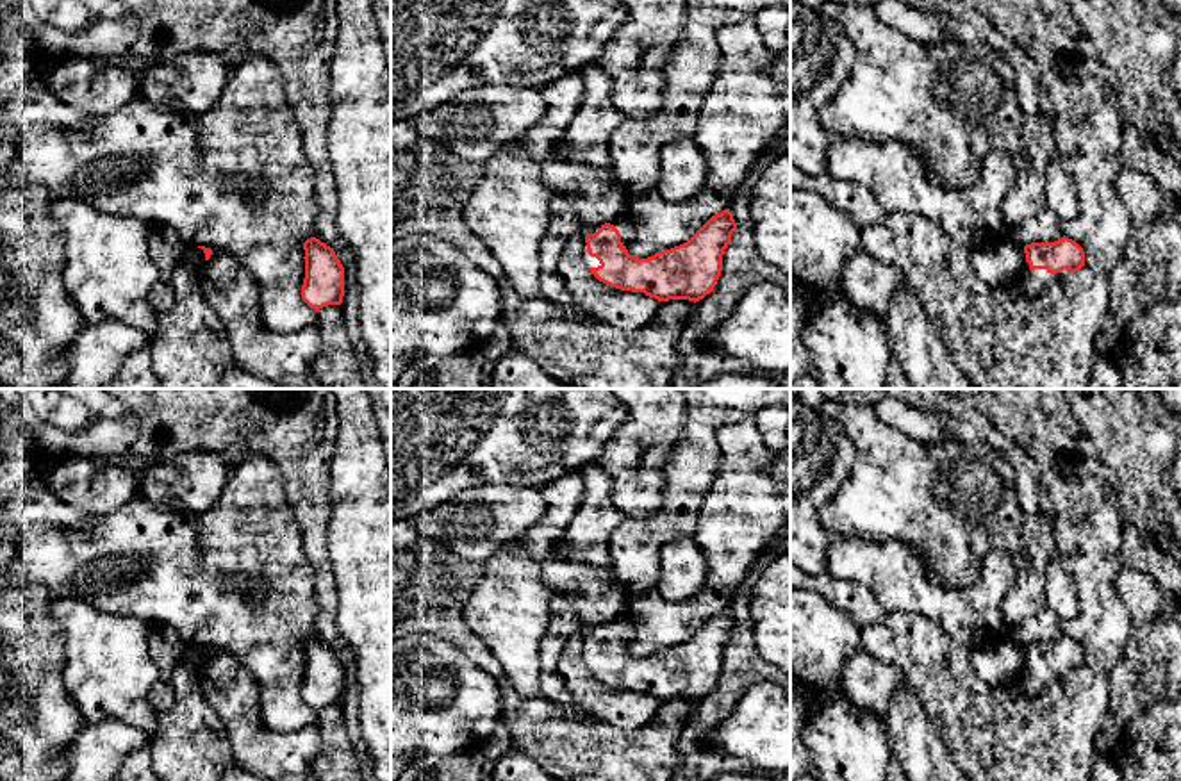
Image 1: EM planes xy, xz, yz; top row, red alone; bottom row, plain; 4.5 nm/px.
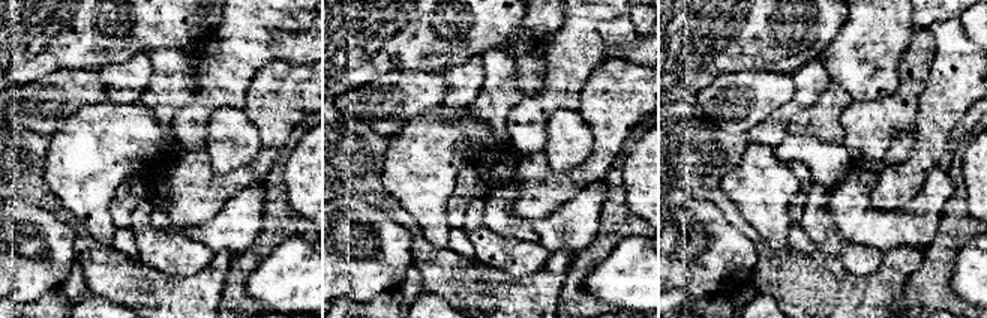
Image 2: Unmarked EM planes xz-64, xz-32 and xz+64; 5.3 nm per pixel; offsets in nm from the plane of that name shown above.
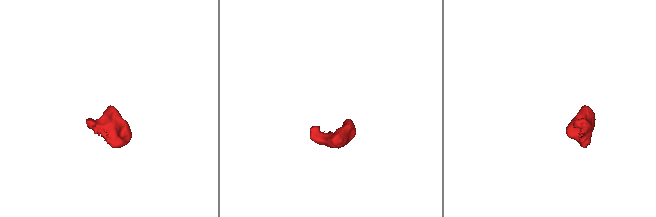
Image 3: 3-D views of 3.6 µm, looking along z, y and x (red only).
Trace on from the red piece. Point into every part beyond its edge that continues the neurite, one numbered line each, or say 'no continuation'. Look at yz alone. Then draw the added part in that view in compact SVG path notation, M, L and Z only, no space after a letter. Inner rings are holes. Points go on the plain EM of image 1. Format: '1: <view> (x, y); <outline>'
1: yz (1030, 682); M1024 662L1022 670L1010 685L1013 685L1022 695L1036 695L1049 688L1053 683L1063 681L1069 674L1069 669L1051 674L1047 669L1031 669L1029 663Z

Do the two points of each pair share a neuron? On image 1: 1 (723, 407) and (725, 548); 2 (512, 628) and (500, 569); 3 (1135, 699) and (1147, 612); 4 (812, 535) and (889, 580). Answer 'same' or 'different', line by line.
1: different
2: same
3: same
4: different

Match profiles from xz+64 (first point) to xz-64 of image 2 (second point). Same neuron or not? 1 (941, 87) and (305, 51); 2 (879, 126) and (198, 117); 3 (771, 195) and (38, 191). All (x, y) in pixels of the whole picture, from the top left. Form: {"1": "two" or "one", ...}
{"1": "two", "2": "one", "3": "two"}

